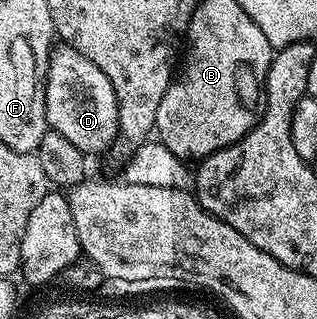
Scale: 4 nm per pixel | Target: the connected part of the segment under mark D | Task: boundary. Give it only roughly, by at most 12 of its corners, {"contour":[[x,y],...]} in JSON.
{"contour":[[58,43],[46,124],[85,155],[119,140],[118,100],[92,59]]}

